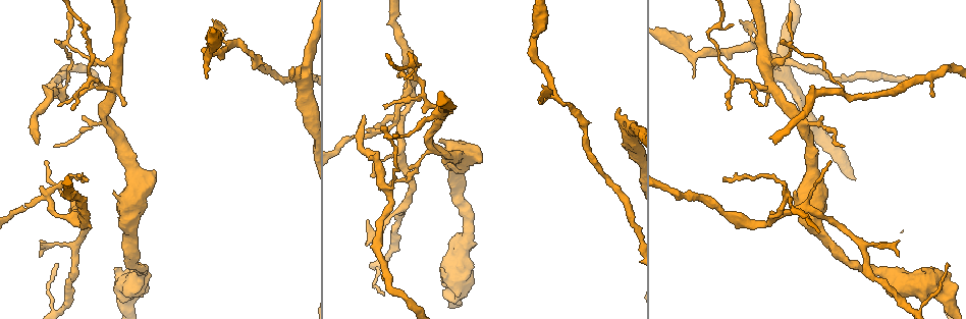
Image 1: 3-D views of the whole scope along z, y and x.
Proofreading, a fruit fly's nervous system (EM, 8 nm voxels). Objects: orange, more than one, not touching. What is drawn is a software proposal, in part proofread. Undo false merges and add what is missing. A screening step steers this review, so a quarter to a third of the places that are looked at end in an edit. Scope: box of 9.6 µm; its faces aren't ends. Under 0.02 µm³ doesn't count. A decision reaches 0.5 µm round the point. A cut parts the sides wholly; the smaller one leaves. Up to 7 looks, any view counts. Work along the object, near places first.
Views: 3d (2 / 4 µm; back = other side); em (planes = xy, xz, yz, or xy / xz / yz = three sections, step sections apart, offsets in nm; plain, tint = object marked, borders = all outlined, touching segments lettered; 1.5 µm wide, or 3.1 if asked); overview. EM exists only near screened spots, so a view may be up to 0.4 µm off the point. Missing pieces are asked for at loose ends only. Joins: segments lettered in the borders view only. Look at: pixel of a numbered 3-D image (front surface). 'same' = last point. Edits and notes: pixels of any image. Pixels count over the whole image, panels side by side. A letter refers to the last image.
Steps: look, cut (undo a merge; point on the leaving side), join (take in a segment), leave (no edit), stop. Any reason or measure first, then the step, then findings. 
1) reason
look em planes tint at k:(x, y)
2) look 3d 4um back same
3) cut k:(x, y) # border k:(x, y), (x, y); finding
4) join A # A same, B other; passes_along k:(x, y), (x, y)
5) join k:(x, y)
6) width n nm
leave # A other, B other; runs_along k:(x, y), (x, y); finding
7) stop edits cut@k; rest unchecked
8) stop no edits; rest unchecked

sharp bend
look em xy step 8 tint at 1:(68, 47)

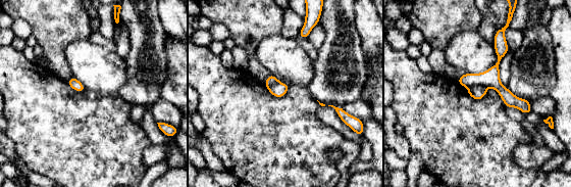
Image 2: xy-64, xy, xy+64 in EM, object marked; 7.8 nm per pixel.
another direction
look em planes borders same

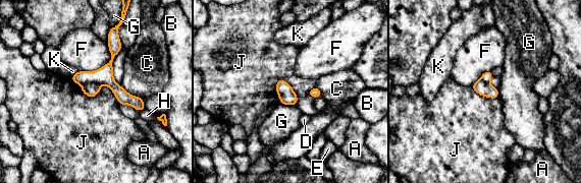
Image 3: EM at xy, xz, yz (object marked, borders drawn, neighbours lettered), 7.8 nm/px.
cut 3:(90, 89) # A other, B other, C other, D other, E other, F other, G other, H other, J other, K other; border 3:(84, 83), (98, 83), (100, 85); a second neuron is stuck on

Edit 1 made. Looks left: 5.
look overview

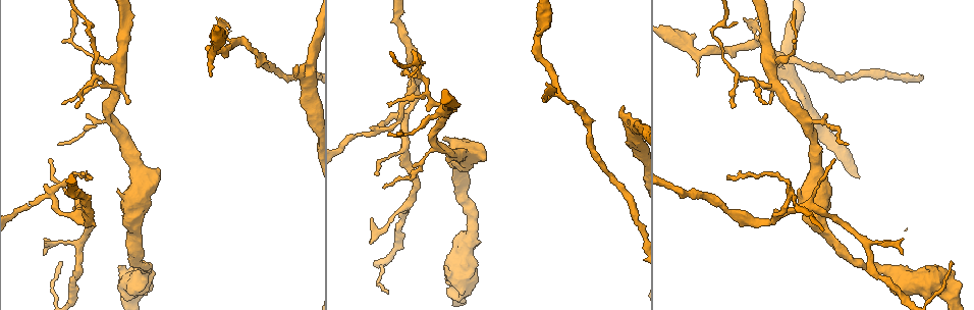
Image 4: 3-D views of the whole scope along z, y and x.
three arms meet
look 3d 2um back at 4:(52, 195)

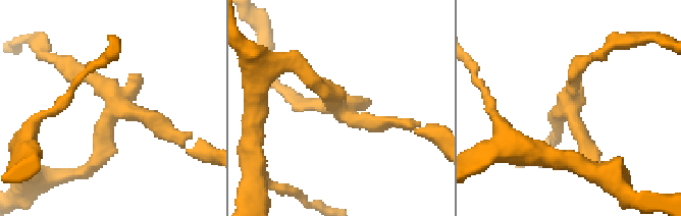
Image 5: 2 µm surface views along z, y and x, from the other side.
arms 3; now the EM
look em planes borders at 5:(340, 107)

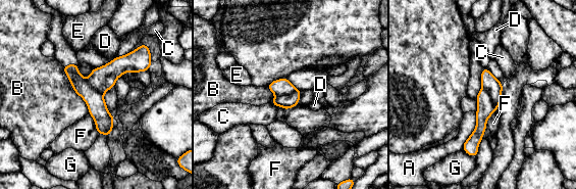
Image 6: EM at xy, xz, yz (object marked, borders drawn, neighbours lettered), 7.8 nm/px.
longest_contact B 440 nm
cut 6:(489, 83) # A other, B other, C other, D other, E other, F other, G other; border 6:(482, 88), (487, 93), (494, 109); two neurons meet here

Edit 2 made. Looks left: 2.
branch stops here
look em planes borders at 4:(623, 107)

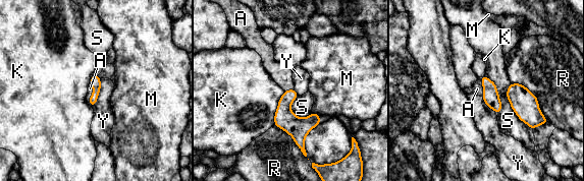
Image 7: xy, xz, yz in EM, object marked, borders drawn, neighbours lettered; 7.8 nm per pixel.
join A # A same, K other, M other, R other, S other, Y other; the neuron continues

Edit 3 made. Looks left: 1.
stop edits cut@3, cut@6, join@7; rest unchecked

